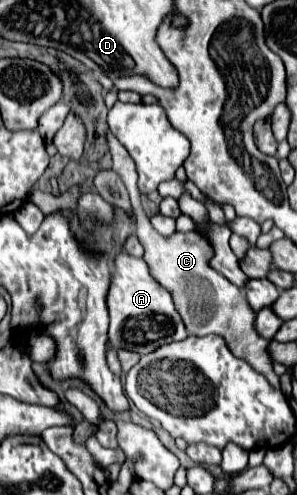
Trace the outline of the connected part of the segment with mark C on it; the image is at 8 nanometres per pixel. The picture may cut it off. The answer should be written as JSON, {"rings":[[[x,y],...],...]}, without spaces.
{"rings":[[[108,130],[108,148],[114,160],[114,170],[120,174],[120,178],[124,180],[131,201],[132,208],[136,215],[136,234],[140,238],[140,242],[144,244],[144,260],[150,266],[150,274],[172,294],[174,306],[178,310],[178,314],[182,316],[186,330],[190,336],[208,336],[208,334],[218,334],[226,340],[228,348],[234,352],[234,356],[250,362],[258,372],[262,372],[272,386],[280,386],[280,378],[276,376],[274,368],[272,368],[272,356],[268,352],[268,346],[272,340],[266,340],[262,336],[258,336],[256,328],[254,328],[254,310],[250,308],[246,294],[240,288],[234,288],[234,284],[230,280],[226,280],[220,272],[216,272],[210,266],[210,260],[214,256],[214,248],[210,246],[210,242],[200,236],[200,232],[191,231],[186,234],[176,234],[174,236],[160,236],[150,226],[150,221],[145,212],[142,212],[140,192],[136,188],[136,168],[134,168],[134,160],[130,158],[130,154],[126,152],[126,148],[116,140],[116,136]]]}

